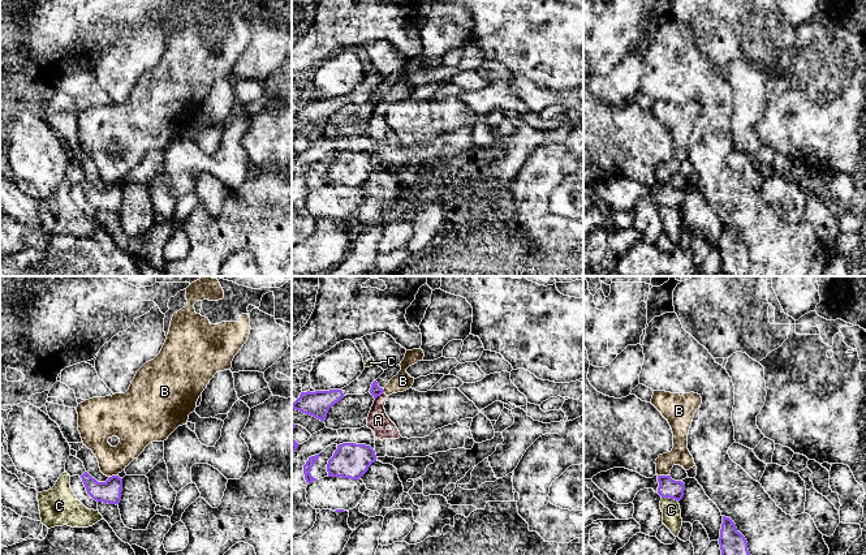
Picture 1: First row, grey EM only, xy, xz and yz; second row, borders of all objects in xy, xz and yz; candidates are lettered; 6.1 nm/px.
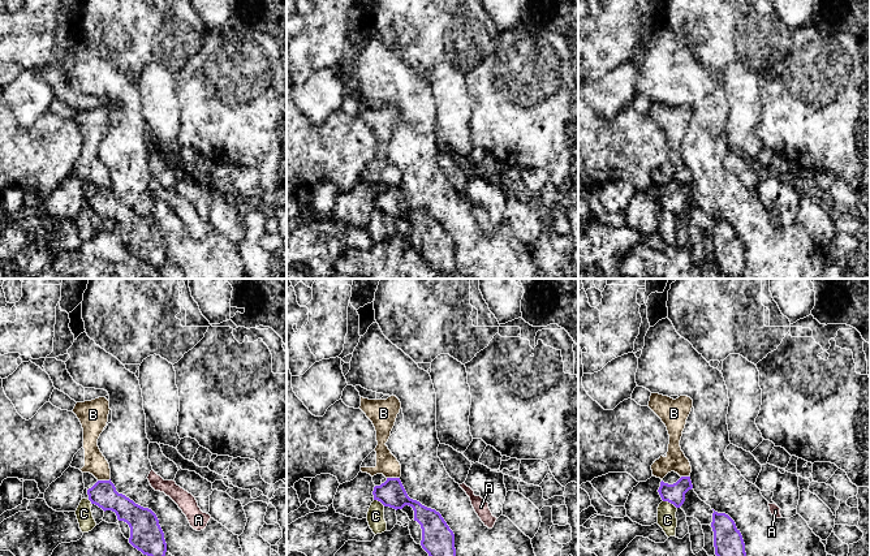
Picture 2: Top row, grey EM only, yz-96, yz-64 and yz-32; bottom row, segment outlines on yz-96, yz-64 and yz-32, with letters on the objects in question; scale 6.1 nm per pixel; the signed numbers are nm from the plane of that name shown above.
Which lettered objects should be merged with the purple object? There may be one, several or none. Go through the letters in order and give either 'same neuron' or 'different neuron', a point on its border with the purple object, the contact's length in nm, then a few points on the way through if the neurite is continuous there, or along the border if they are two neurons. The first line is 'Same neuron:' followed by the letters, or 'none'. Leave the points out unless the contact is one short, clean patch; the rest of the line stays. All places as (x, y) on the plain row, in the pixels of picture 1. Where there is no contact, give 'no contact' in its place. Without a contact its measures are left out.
Same neuron: none
A: different neuron | xz (379, 103) | 80 nm | along xz (383, 99), (375, 107)
B: different neuron | yz (663, 184) | 70 nm
C: different neuron | yz (670, 206) | 110 nm | along yz (662, 205), (668, 205), (677, 210)

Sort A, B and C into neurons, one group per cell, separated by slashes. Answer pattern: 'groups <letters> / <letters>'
groups A B / C

